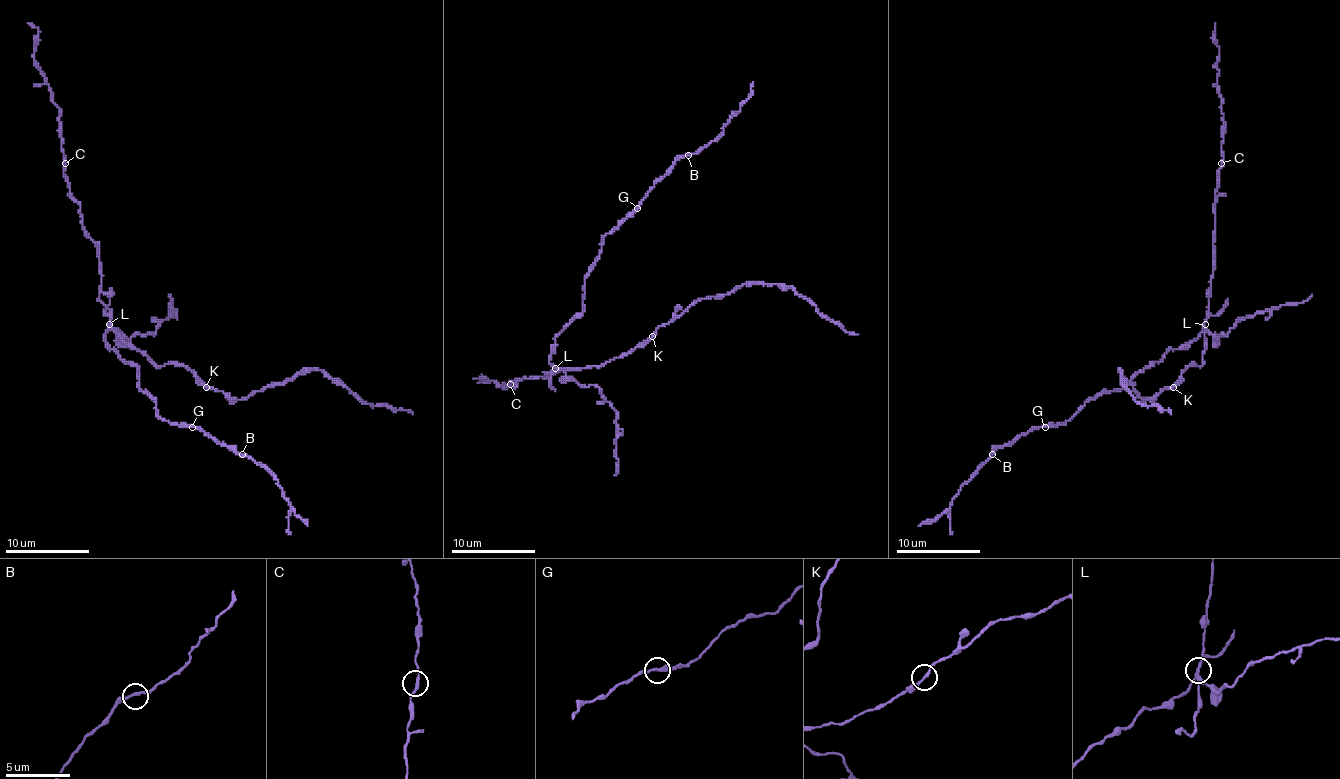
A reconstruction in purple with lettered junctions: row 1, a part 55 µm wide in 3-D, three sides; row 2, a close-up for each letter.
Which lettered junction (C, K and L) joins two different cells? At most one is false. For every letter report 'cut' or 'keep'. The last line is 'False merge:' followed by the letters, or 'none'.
C: keep
K: keep
L: cut
False merge: L

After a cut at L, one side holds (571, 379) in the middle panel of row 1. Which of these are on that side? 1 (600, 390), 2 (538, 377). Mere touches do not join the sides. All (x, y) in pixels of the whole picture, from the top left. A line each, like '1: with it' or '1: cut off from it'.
1: with it
2: cut off from it

